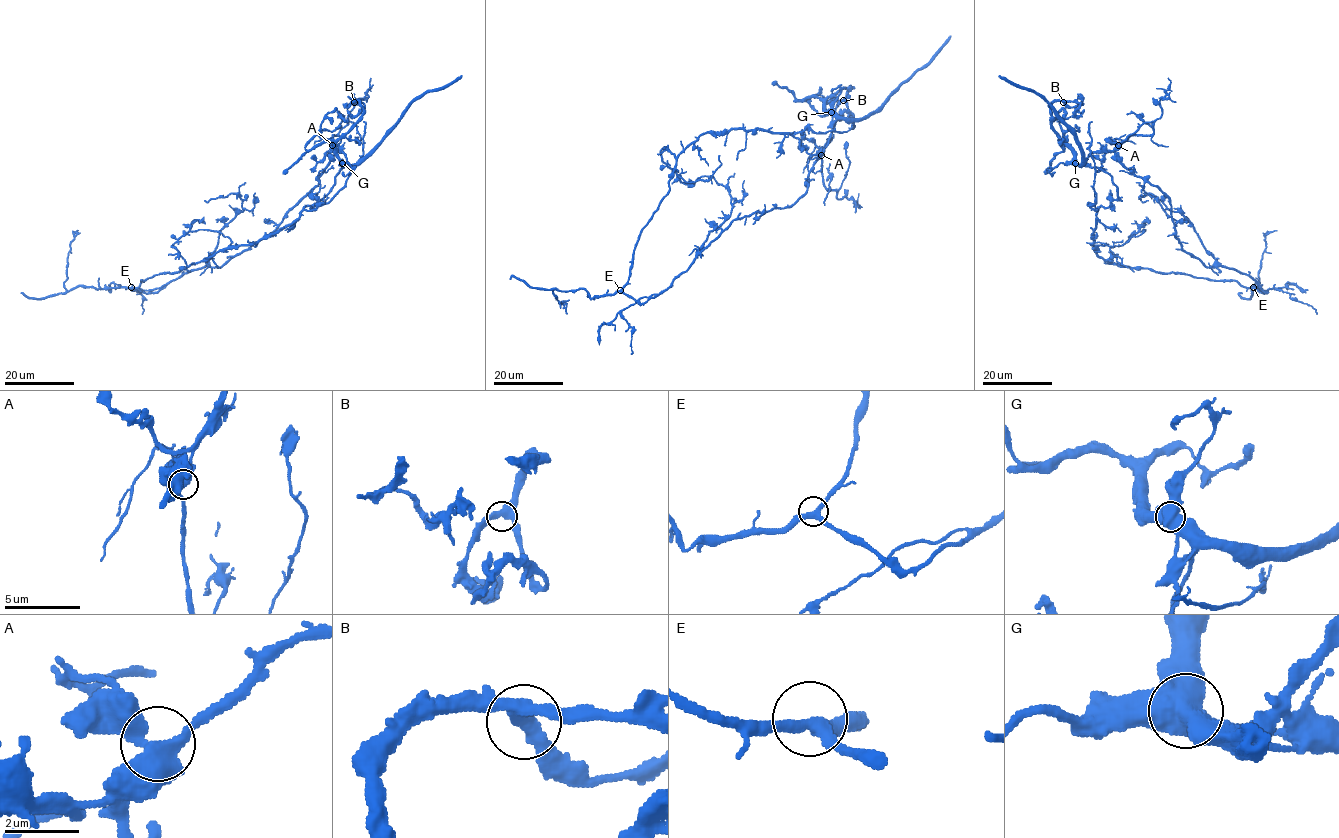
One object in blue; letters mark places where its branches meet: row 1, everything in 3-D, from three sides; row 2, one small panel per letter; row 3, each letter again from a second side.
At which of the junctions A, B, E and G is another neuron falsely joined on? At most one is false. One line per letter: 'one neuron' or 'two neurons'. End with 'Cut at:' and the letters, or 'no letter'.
A: one neuron
B: one neuron
E: one neuron
G: two neurons
Cut at: G

